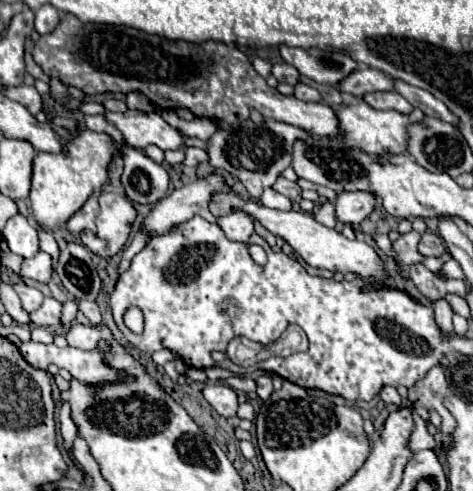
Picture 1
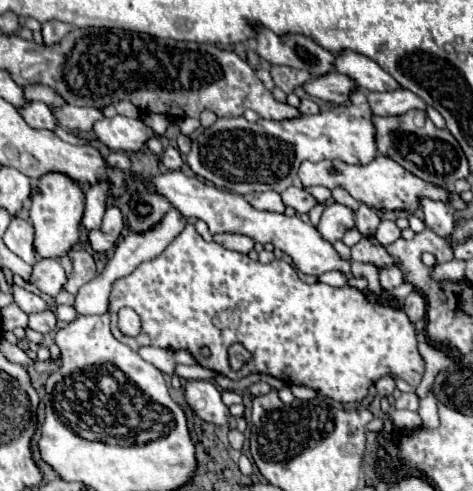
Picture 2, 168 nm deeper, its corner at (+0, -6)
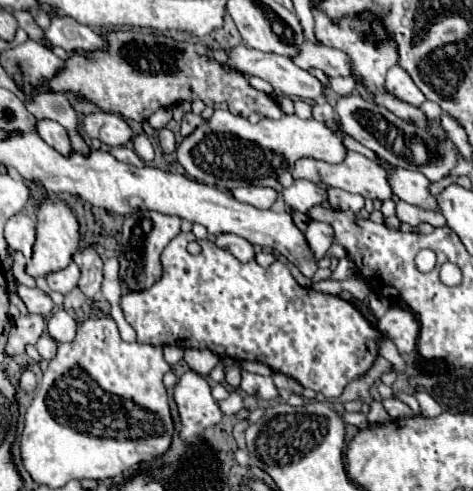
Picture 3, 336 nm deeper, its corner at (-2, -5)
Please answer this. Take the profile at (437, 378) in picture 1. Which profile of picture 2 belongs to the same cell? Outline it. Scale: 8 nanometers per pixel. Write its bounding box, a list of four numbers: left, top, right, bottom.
[394,392,418,410]

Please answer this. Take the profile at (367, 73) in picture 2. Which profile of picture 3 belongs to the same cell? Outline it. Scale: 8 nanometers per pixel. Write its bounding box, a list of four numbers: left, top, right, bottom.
[292,41,358,79]

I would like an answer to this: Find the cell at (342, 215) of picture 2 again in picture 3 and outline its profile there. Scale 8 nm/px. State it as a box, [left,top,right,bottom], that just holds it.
[304,221,334,259]

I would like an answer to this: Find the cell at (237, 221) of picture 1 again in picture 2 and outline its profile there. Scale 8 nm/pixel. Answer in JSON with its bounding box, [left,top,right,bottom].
[214,234,254,254]

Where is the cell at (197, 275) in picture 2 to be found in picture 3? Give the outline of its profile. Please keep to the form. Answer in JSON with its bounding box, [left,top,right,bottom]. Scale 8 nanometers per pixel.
[120,233,384,397]

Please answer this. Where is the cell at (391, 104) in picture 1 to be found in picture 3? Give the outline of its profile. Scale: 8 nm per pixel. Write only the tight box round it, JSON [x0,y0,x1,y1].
[386,65,426,107]

